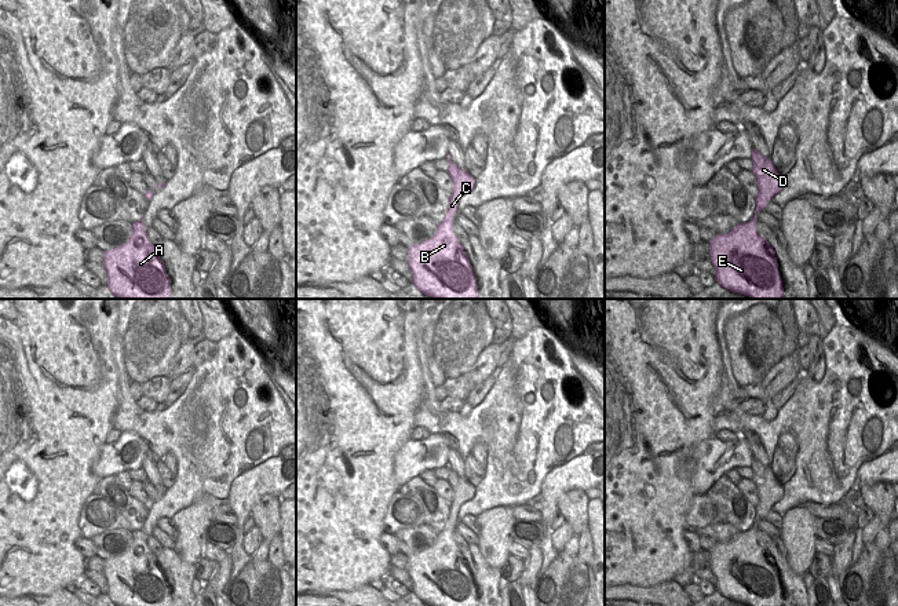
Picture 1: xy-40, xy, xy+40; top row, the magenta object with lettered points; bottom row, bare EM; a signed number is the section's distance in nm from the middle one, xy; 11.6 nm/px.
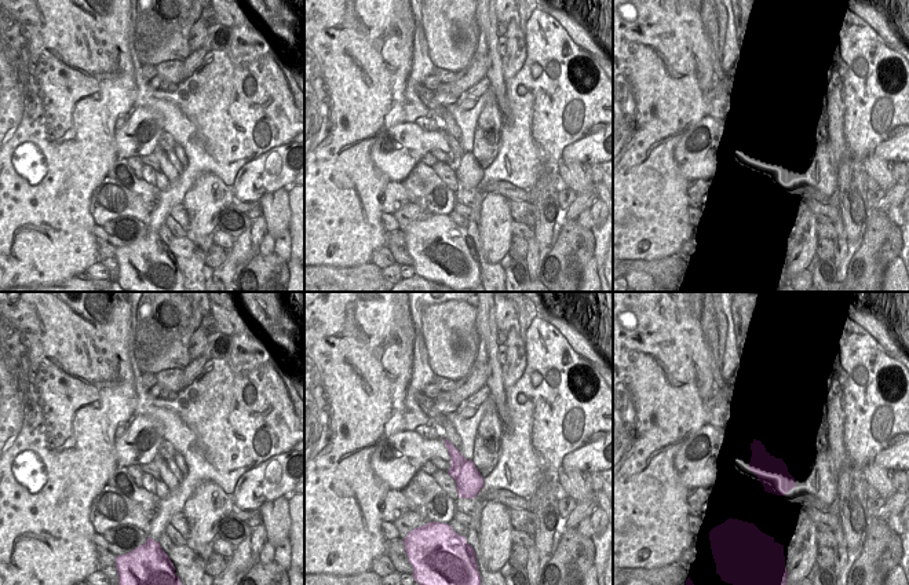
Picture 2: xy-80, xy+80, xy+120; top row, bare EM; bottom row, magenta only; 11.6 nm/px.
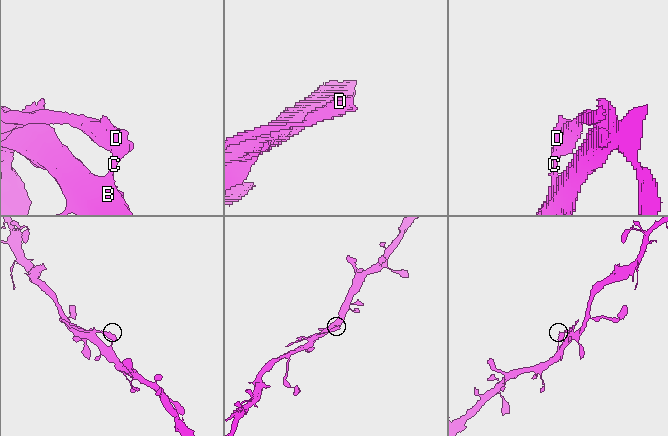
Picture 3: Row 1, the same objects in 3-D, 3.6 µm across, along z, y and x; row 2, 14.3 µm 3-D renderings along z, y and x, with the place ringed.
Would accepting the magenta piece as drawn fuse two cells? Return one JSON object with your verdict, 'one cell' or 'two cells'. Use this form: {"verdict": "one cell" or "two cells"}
{"verdict": "two cells"}

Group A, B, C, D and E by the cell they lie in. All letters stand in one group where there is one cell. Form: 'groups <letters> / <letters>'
groups A B E / C D

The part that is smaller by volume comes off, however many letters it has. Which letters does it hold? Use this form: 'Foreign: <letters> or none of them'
Foreign: C, D

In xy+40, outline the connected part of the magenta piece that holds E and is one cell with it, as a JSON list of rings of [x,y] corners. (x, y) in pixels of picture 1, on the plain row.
[[[752,526],[709,551],[715,588],[734,602],[749,606],[782,606],[784,594],[775,558],[760,545]]]

